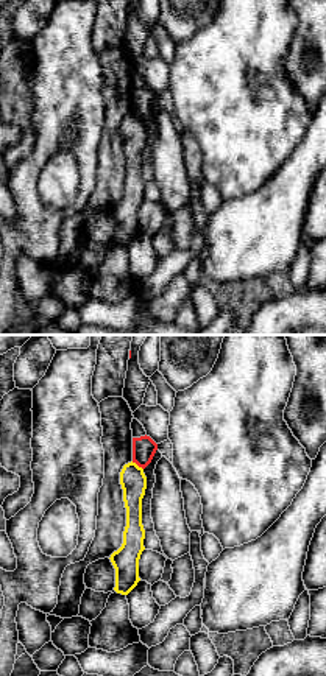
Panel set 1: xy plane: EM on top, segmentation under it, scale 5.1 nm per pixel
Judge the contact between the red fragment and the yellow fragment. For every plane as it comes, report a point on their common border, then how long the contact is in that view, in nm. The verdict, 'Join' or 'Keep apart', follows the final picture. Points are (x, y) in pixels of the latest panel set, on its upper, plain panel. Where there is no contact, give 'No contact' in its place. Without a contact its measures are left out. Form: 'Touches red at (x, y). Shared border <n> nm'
Touches red at (138, 116). Shared border 80 nm

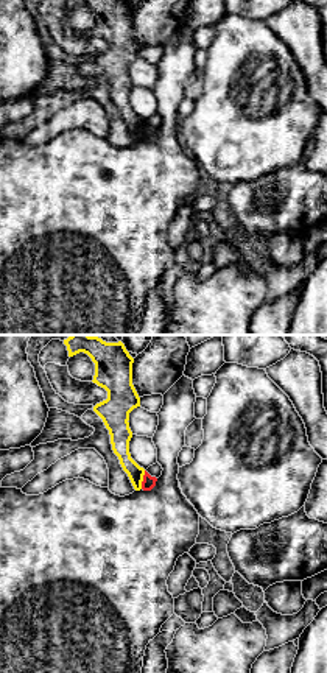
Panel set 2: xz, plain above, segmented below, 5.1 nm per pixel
Touches red at (144, 131). Shared border 100 nm

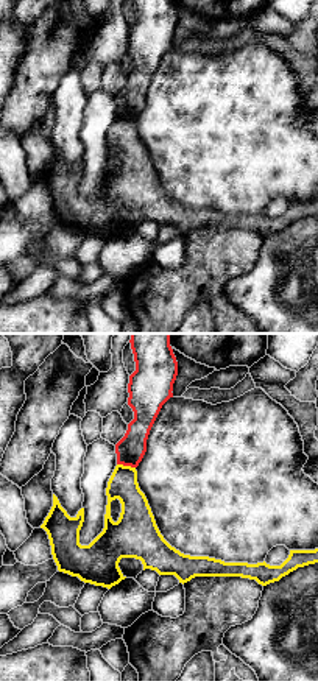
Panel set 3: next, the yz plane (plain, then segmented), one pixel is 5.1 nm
Touches red at (127, 116). Shared border 100 nm

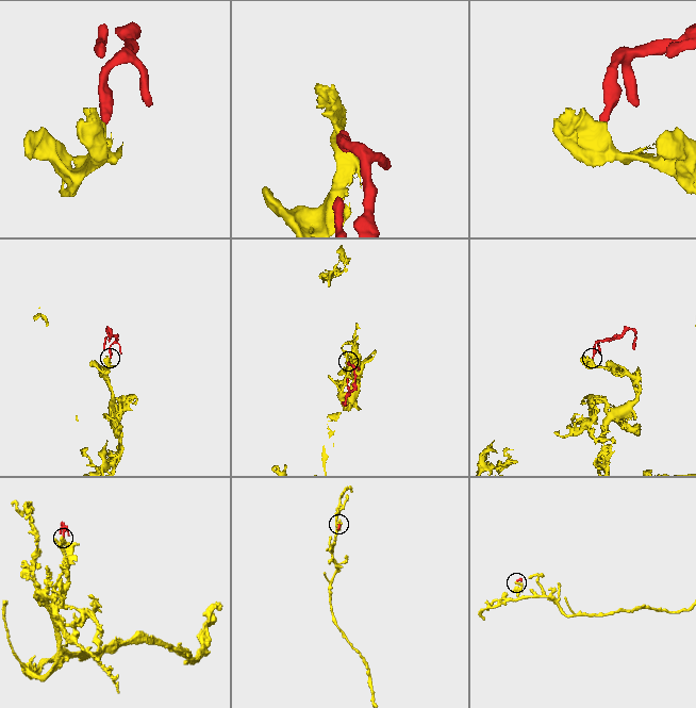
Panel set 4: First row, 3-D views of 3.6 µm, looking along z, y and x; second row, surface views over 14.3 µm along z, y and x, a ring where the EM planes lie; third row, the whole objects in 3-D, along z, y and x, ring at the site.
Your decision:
Keep apart

